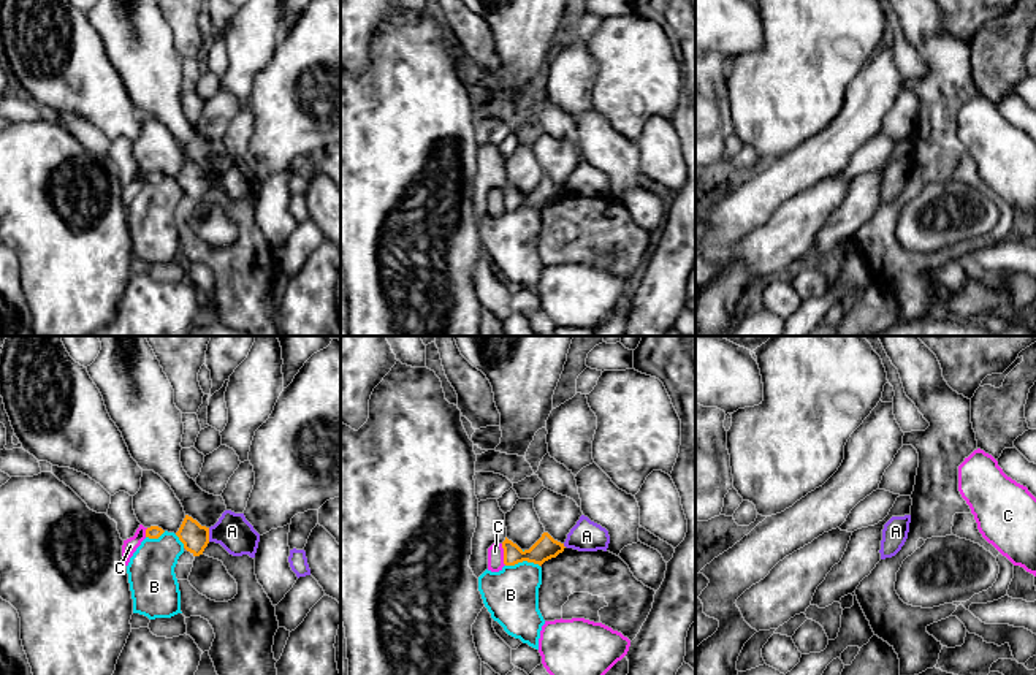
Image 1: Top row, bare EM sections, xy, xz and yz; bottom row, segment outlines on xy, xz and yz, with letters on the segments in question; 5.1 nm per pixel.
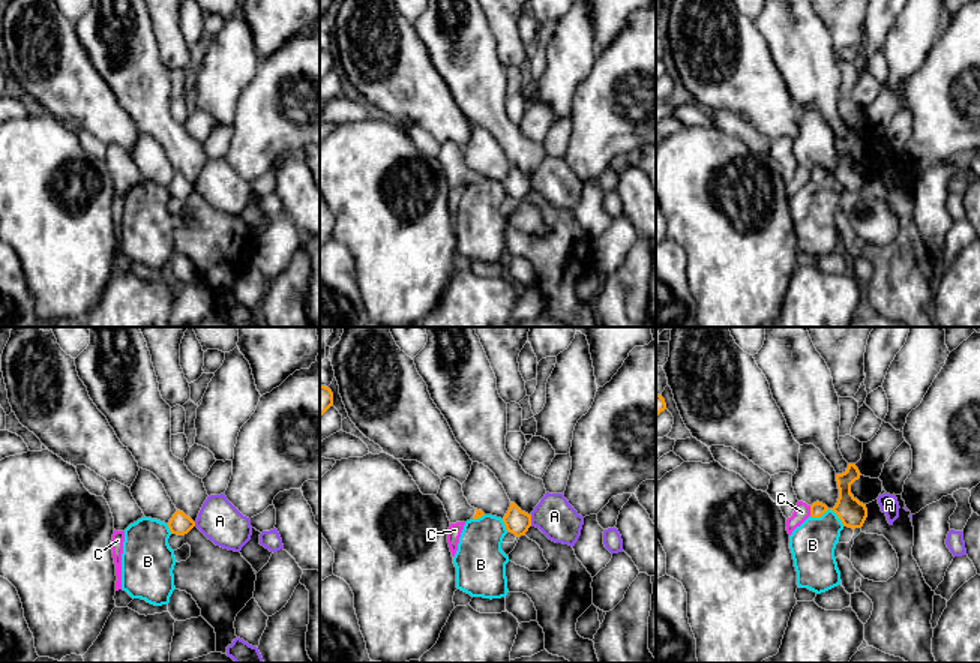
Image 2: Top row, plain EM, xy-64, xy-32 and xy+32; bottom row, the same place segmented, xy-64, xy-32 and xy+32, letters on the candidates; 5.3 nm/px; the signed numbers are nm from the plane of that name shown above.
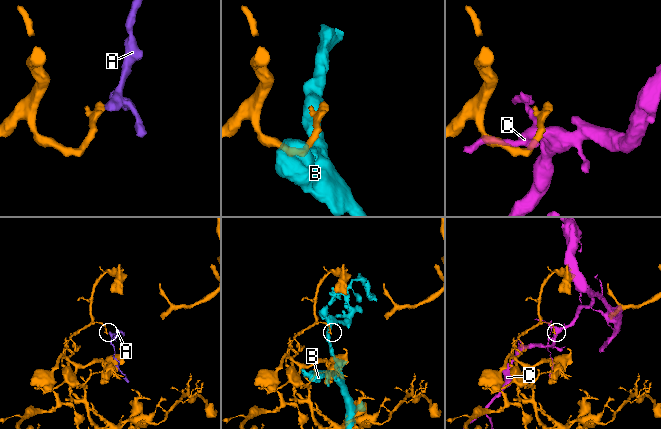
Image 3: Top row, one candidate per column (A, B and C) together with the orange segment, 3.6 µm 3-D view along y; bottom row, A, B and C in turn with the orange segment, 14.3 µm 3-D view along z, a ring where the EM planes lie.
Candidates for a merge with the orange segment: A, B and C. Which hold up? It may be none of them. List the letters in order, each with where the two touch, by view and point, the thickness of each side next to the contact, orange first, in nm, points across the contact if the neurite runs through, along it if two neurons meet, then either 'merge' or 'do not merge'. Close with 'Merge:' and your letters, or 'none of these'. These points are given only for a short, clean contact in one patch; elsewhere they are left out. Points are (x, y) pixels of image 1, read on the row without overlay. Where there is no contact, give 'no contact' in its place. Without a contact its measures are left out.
A: contact xy (208, 179); calibres 140 and 180 nm; border xy (208, 173), (209, 186); do not merge
B: contact xz (521, 206); calibres 120 and 280 nm; do not merge
C: contact xz (504, 200); calibres 120 and 80 nm; do not merge
Merge: none of these

